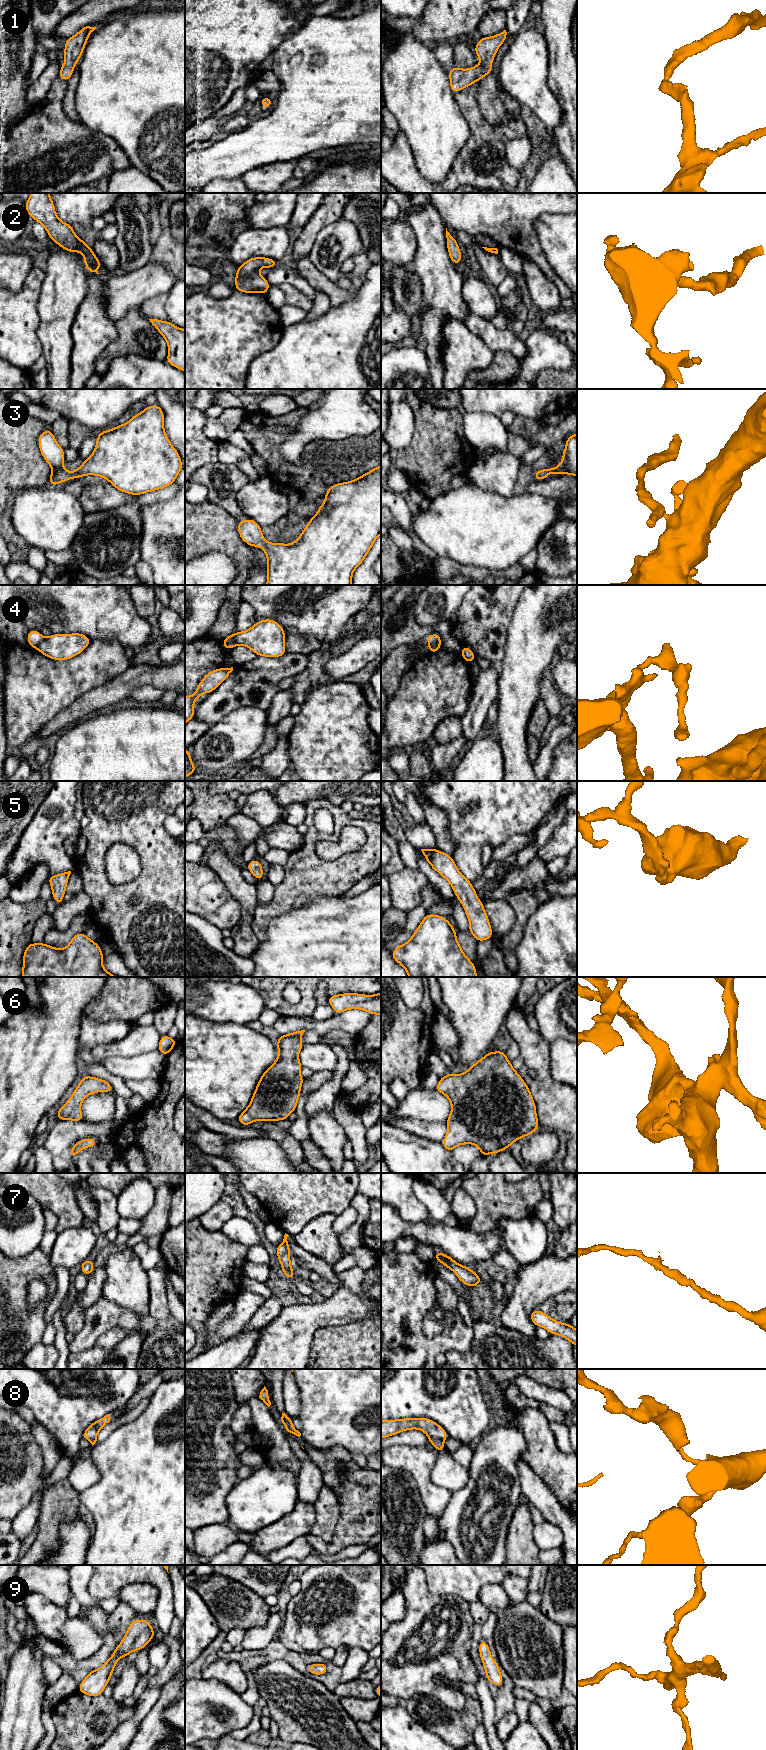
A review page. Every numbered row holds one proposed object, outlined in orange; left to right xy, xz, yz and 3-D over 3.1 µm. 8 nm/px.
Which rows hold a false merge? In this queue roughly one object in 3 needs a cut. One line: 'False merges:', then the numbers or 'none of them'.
False merges: 4, 8

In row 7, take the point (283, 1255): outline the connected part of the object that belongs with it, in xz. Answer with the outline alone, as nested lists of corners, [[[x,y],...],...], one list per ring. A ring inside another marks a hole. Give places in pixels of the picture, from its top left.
[[[285,1233],[282,1243],[276,1247],[276,1253],[285,1277],[292,1281],[295,1275],[290,1262],[291,1251],[287,1241],[288,1236]]]

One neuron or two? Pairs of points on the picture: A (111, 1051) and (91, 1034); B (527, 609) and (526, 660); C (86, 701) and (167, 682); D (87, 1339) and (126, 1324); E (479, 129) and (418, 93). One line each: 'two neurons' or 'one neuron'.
A: two neurons
B: one neuron
C: one neuron
D: one neuron
E: two neurons

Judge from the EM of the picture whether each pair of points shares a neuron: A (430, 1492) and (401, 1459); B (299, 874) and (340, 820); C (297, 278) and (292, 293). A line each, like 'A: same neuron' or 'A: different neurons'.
A: same neuron
B: same neuron
C: different neurons

